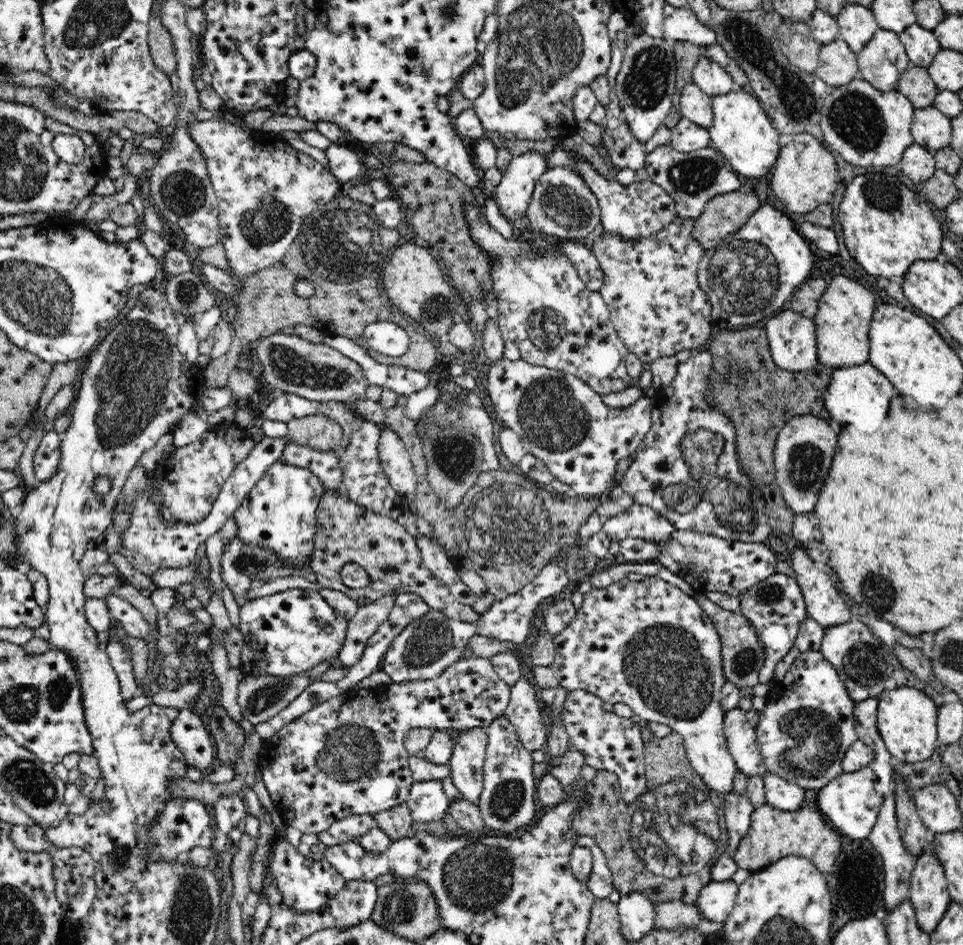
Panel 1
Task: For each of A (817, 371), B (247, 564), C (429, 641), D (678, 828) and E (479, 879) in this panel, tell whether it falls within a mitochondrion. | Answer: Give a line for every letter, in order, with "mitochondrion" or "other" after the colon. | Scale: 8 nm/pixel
A: other
B: mitochondrion
C: mitochondrion
D: mitochondrion
E: mitochondrion

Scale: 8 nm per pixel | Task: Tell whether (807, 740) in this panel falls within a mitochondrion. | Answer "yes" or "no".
yes

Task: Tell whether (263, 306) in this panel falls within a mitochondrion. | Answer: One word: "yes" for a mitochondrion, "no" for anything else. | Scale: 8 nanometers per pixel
no

